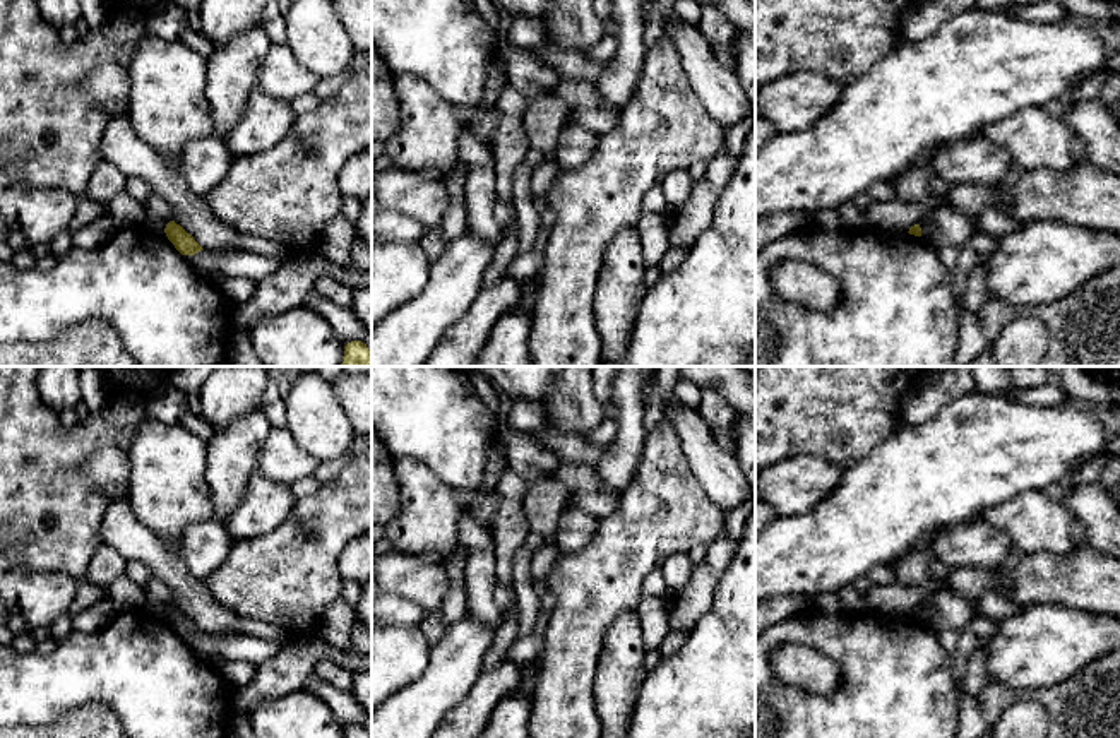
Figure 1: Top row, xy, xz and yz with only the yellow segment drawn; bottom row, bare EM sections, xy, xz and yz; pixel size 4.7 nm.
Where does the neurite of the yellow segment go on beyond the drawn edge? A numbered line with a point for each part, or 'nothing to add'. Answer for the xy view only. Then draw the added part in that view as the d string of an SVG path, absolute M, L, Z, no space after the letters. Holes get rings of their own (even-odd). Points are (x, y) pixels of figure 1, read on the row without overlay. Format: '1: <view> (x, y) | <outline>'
nothing to add

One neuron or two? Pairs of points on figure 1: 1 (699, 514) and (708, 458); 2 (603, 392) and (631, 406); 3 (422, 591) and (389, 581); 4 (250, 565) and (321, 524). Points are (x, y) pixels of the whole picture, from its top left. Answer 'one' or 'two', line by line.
1: two
2: two
3: one
4: one

